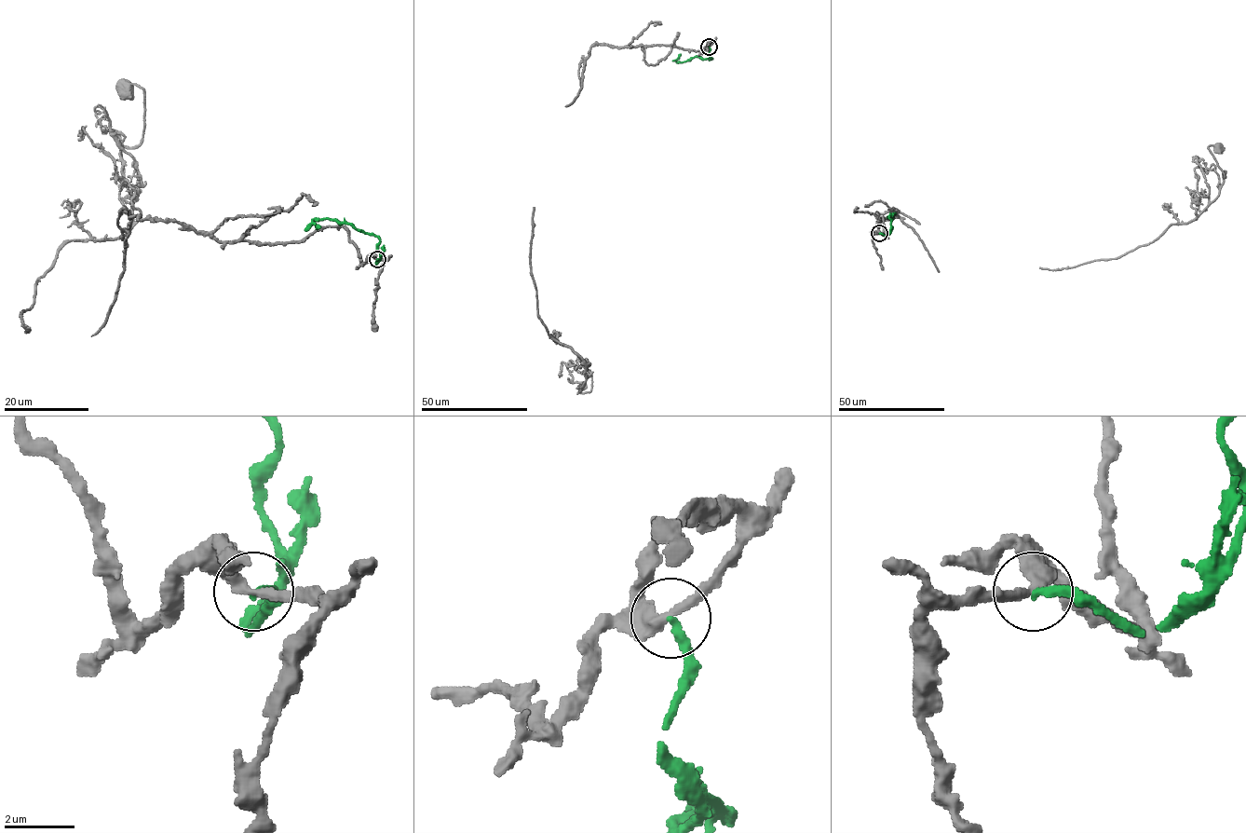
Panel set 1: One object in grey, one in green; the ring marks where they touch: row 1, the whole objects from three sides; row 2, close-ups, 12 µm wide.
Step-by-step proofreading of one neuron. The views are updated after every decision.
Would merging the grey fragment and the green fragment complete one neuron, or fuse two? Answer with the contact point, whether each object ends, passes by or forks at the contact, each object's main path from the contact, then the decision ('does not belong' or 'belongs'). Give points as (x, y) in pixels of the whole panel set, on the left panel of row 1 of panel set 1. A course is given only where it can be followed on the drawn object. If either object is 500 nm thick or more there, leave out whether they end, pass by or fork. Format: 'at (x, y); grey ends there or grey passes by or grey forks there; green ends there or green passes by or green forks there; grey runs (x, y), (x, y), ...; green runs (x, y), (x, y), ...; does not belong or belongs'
at (377, 259); grey passes by; green ends there; grey runs (377, 259), (342, 226), (130, 216), (103, 325), (26, 332), (57, 252), (130, 226), (122, 92); green runs (377, 259), (376, 264), (380, 258), (375, 236), (331, 219), (316, 219), (312, 223), (320, 226); does not belong

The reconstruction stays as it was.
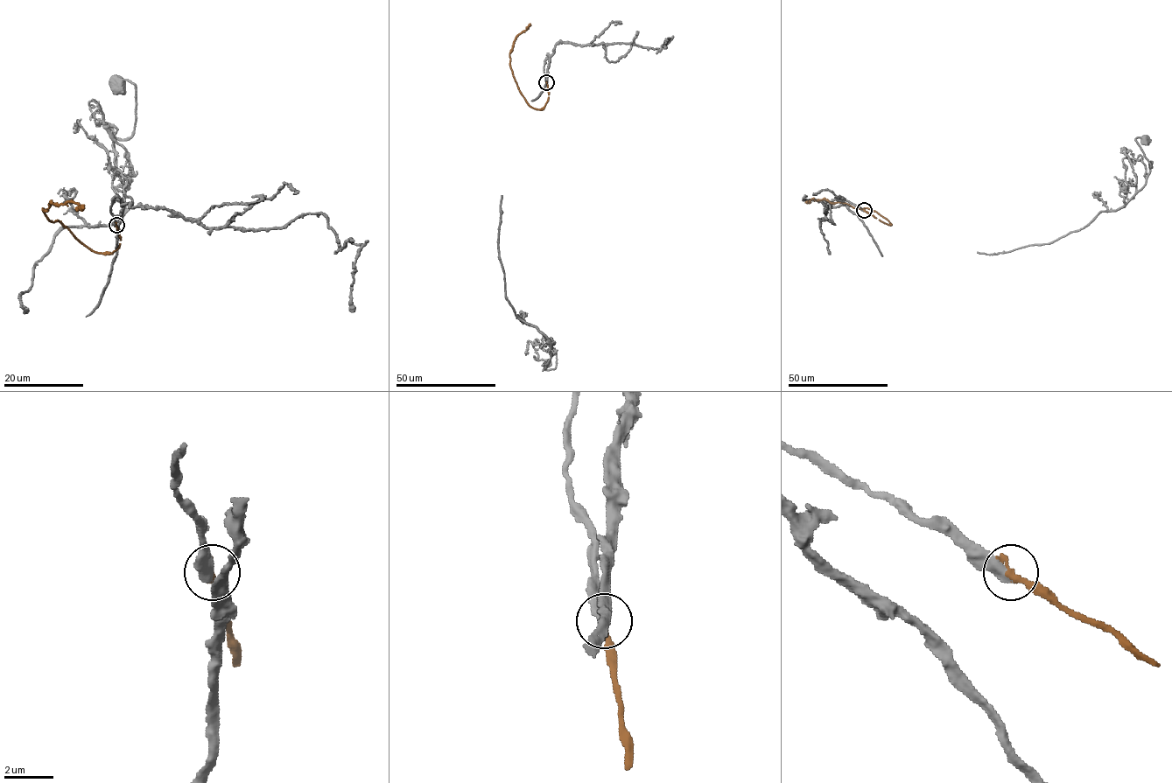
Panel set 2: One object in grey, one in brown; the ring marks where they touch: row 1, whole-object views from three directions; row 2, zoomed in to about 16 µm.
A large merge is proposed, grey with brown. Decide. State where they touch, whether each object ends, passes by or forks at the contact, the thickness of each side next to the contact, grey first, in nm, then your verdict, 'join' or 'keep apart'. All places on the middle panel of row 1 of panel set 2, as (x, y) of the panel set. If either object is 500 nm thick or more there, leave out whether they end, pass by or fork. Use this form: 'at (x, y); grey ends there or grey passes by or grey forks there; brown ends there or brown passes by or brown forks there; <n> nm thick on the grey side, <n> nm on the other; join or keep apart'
at (546, 82); grey ends there; brown ends there; 400 nm thick on the grey side, 280 nm on the other; join

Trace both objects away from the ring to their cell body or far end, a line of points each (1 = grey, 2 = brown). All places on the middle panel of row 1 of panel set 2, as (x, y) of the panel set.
1: (546, 82), (547, 59), (498, 234), (506, 298), (550, 343), (545, 368), (554, 369), (557, 354), (546, 362)
2: (546, 82), (549, 99), (545, 105), (531, 108), (520, 91), (509, 63), (509, 53), (515, 38), (530, 24)

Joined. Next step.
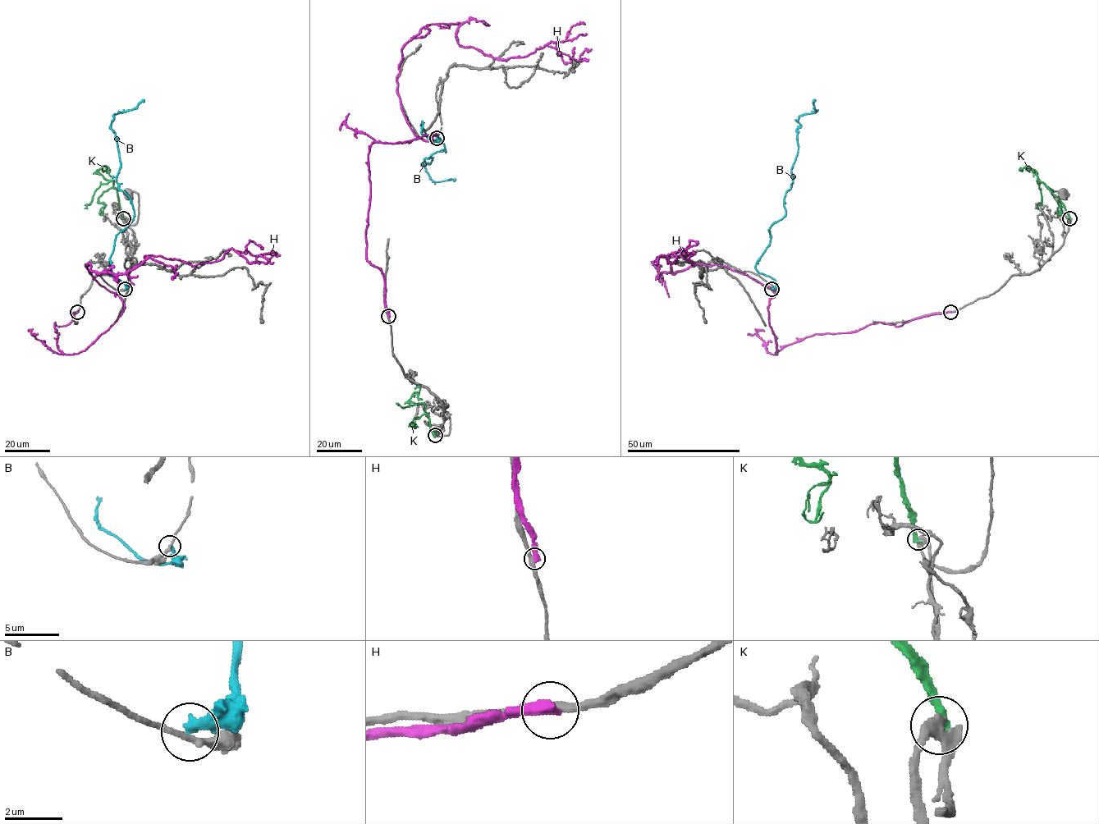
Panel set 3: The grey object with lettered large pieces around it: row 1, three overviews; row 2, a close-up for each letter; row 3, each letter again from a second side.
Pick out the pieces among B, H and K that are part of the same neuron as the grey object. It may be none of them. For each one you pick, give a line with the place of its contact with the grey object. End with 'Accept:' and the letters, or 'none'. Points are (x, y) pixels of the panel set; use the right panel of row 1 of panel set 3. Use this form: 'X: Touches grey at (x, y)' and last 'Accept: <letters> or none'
Accept: none

